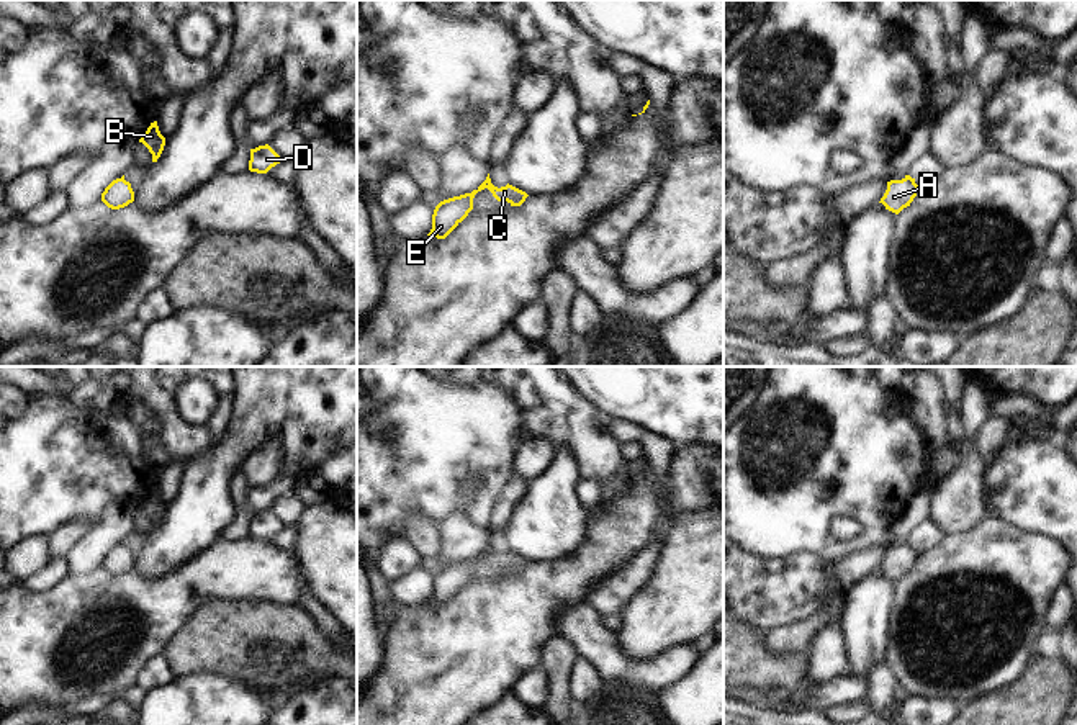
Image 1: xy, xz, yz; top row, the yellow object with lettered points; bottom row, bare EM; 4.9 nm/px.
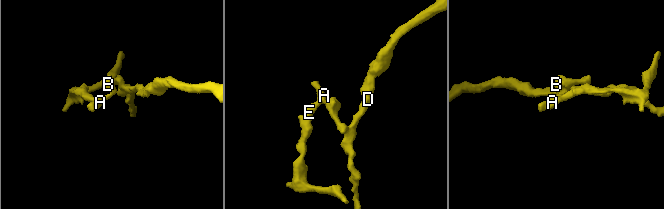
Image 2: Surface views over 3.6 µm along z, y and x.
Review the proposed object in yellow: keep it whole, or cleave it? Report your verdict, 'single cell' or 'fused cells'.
fused cells

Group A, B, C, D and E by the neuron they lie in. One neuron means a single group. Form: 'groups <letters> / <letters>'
groups A E / B C D

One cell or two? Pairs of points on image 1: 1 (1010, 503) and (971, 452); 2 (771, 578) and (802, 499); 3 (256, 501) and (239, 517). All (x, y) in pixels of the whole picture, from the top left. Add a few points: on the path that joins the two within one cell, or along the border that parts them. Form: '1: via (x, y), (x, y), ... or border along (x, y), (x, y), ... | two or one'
1: border along (987, 463), (986, 499), (991, 509) | two
2: border along (742, 549), (760, 557), (809, 552), (819, 558) | two
3: border along (246, 486), (246, 513), (249, 516) | two

